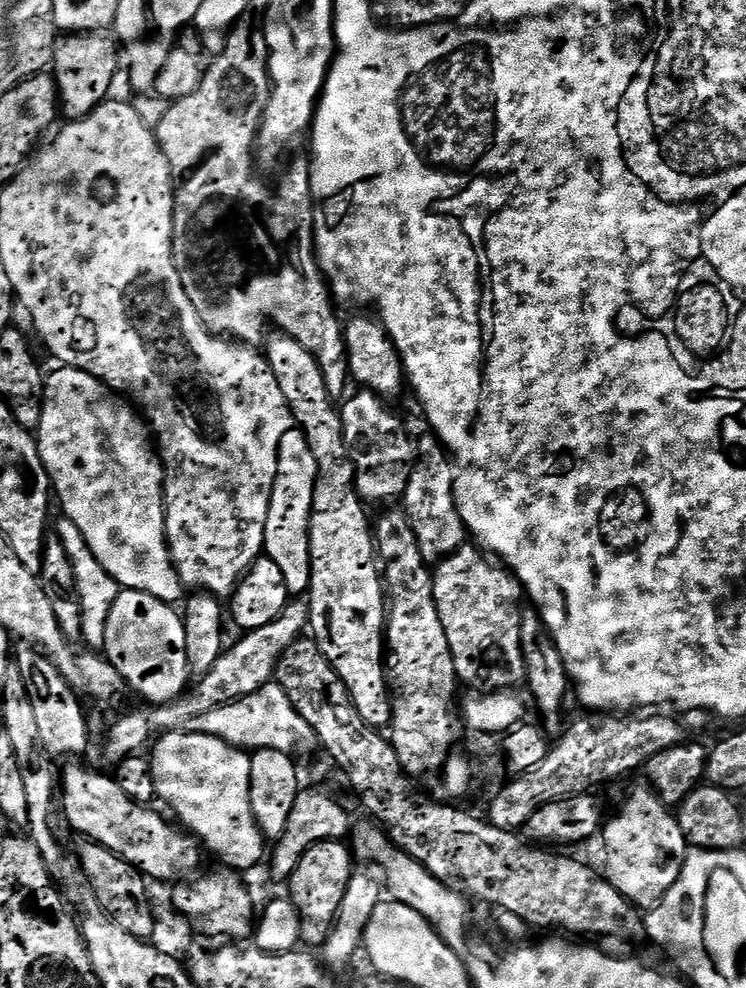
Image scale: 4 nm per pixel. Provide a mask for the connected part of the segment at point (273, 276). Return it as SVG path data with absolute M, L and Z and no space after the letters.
M252 14L245 15L243 19L241 19L240 23L227 33L226 43L222 51L213 60L216 61L214 61L213 64L209 66L209 68L207 65L206 71L203 73L202 79L200 81L200 88L196 90L194 94L190 94L186 98L171 101L171 103L168 104L166 114L162 118L162 122L158 122L154 126L156 140L160 144L162 154L166 154L166 158L170 162L172 179L176 183L176 210L174 235L172 236L172 250L173 255L176 257L176 265L180 270L180 277L182 278L182 284L184 286L184 289L188 294L190 294L190 302L194 302L194 308L198 310L198 314L202 318L202 322L204 323L204 325L207 326L207 328L217 336L231 338L239 343L246 344L249 346L260 346L263 345L266 340L266 331L264 332L264 327L267 326L268 320L273 320L273 322L276 323L275 327L279 329L279 331L285 332L285 334L287 334L290 338L294 338L298 342L302 342L302 346L306 346L306 350L310 350L311 352L313 352L317 360L321 362L327 362L327 360L334 359L335 356L343 357L345 355L346 349L344 347L344 330L342 327L342 320L339 320L339 318L336 317L337 305L334 303L334 297L330 291L330 285L324 273L320 271L320 262L316 258L316 238L314 235L314 205L312 203L312 178L310 175L309 161L307 159L294 161L293 164L289 166L288 173L286 173L285 176L281 178L280 185L278 185L276 188L276 193L272 193L271 190L268 189L267 186L264 185L258 177L256 177L256 168L258 169L258 160L254 153L257 151L258 148L258 133L260 131L260 122L264 118L264 111L266 110L268 103L270 102L270 98L272 97L272 80L270 79L270 77L268 77L268 43L266 42L266 34L264 33L263 27L261 27L261 25L258 23L258 20L256 24L256 20L254 17L252 17Z

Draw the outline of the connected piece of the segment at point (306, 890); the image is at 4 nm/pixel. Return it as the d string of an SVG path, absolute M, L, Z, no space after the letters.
M338 840L318 842L306 850L302 862L298 862L298 870L287 877L287 895L300 915L300 938L305 945L323 945L332 933L332 926L336 923L336 915L342 906L342 900L346 898L346 888L350 886L354 871L351 851L353 849L347 843Z

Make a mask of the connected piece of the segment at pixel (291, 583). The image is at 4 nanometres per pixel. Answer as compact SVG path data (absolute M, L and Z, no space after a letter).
M293 426L282 436L279 443L278 474L274 480L274 490L271 491L270 510L267 511L266 534L264 535L264 552L272 561L281 567L285 575L286 588L294 598L305 595L312 584L312 559L309 550L309 520L312 517L314 484L317 482L317 463L314 452L305 434Z

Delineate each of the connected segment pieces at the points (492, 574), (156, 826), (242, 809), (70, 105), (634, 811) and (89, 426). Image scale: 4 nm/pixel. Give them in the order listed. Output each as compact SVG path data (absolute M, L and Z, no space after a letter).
M466 542L454 554L435 565L432 585L438 618L442 618L442 630L446 630L446 640L450 642L450 652L454 654L457 681L461 685L469 684L472 690L479 690L481 693L506 692L523 685L526 677L520 629L520 598L522 600L526 593L520 586L520 579L509 572L503 563L485 555L475 543Z
M80 762L69 764L72 765L62 772L62 804L64 800L64 816L72 823L74 831L81 832L81 837L106 846L106 850L130 862L130 866L143 872L152 882L176 882L197 871L195 868L200 864L202 848L187 831L175 832L155 812L155 807L132 800L111 775L99 776L94 769L83 768Z
M185 730L165 732L151 745L156 795L176 811L187 831L205 849L224 856L227 867L241 873L266 860L266 841L250 800L252 757L220 737Z
M68 34L56 41L56 53L52 55L51 67L56 68L54 79L62 112L68 115L69 121L82 120L92 113L99 104L109 99L112 83L116 80L116 71L121 71L122 56L116 53L117 41L108 34Z
M651 787L636 788L620 813L602 828L604 836L603 875L617 890L635 904L647 910L655 906L678 882L690 845L682 834L682 826L673 809L665 804Z
M67 366L57 367L57 372L48 372L45 382L44 382L44 410L42 412L42 418L40 419L40 426L38 429L38 443L40 446L40 457L42 458L42 462L44 463L44 469L48 471L48 478L50 481L51 491L54 493L55 499L56 496L60 499L60 504L64 507L63 515L67 517L67 519L71 520L74 525L78 526L78 530L82 532L82 537L86 540L87 546L90 550L93 551L95 558L97 558L98 562L102 564L102 569L106 570L108 574L110 574L111 578L114 578L117 583L120 585L121 589L124 590L138 590L139 592L145 592L146 594L150 594L154 598L158 598L163 602L163 604L170 604L173 606L179 605L185 599L186 589L184 587L184 583L180 581L180 575L178 574L178 570L172 564L172 555L170 554L170 550L168 549L168 535L166 534L166 513L164 513L164 465L158 455L157 449L154 447L154 437L150 431L149 425L146 423L145 417L141 415L139 411L125 397L115 393L112 389L106 387L101 380L98 378L94 378L90 374L86 374L82 371L81 368L70 368Z

